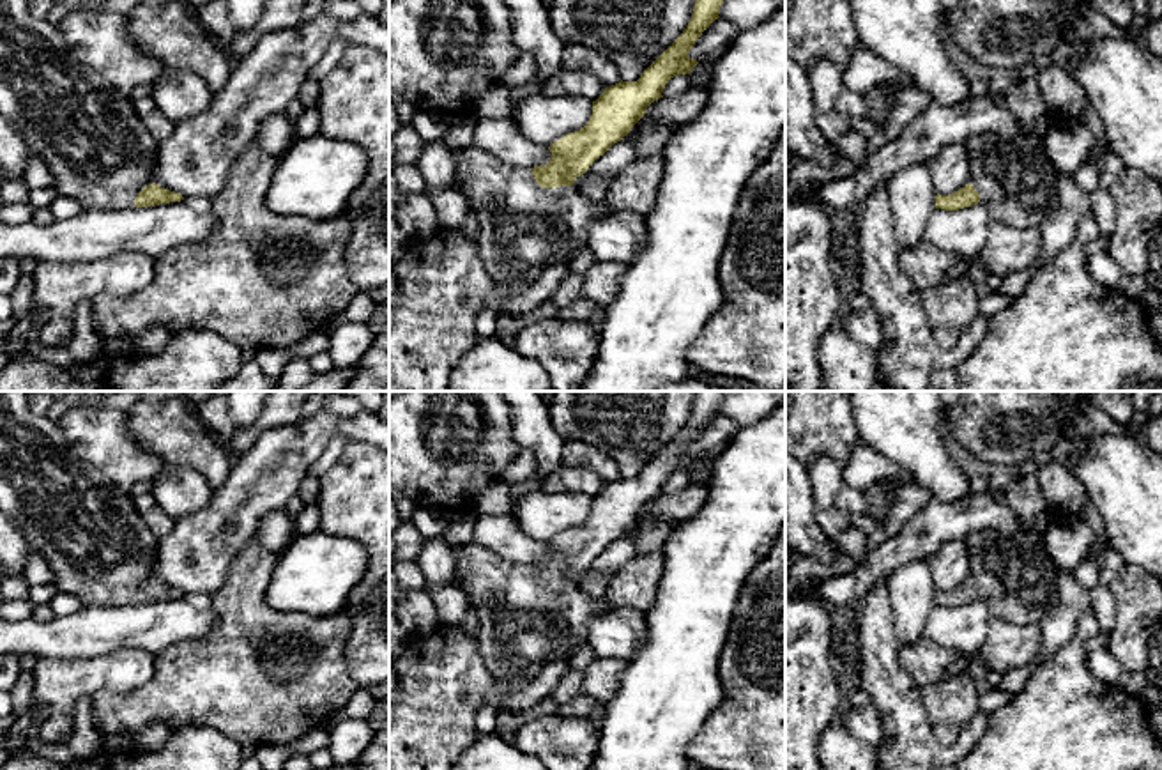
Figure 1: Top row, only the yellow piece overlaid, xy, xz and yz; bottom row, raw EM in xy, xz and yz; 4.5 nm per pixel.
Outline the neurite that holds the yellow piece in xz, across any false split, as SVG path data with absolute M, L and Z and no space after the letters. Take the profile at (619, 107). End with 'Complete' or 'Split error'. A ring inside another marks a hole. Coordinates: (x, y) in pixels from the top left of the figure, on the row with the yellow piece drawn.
M695 0L690 23L683 34L640 74L637 81L619 81L607 87L592 101L589 122L575 133L568 133L548 149L552 159L534 168L515 168L493 154L470 145L455 149L455 181L467 198L470 211L478 214L481 234L478 239L479 255L493 281L509 292L520 292L532 285L548 266L568 264L587 248L591 221L607 216L601 207L573 182L589 170L614 143L623 140L631 127L646 115L646 108L658 101L676 74L690 74L699 64L688 53L700 34L720 16L723 0Z. Split error

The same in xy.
M0 0L0 115L19 131L32 154L46 163L57 193L78 200L83 209L118 211L184 200L180 193L154 182L152 163L159 142L140 120L129 96L67 51L58 25L35 19L27 0Z. Split error

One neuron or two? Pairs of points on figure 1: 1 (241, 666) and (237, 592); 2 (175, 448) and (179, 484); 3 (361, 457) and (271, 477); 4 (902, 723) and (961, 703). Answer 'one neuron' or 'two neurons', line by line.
1: one neuron
2: two neurons
3: two neurons
4: two neurons

